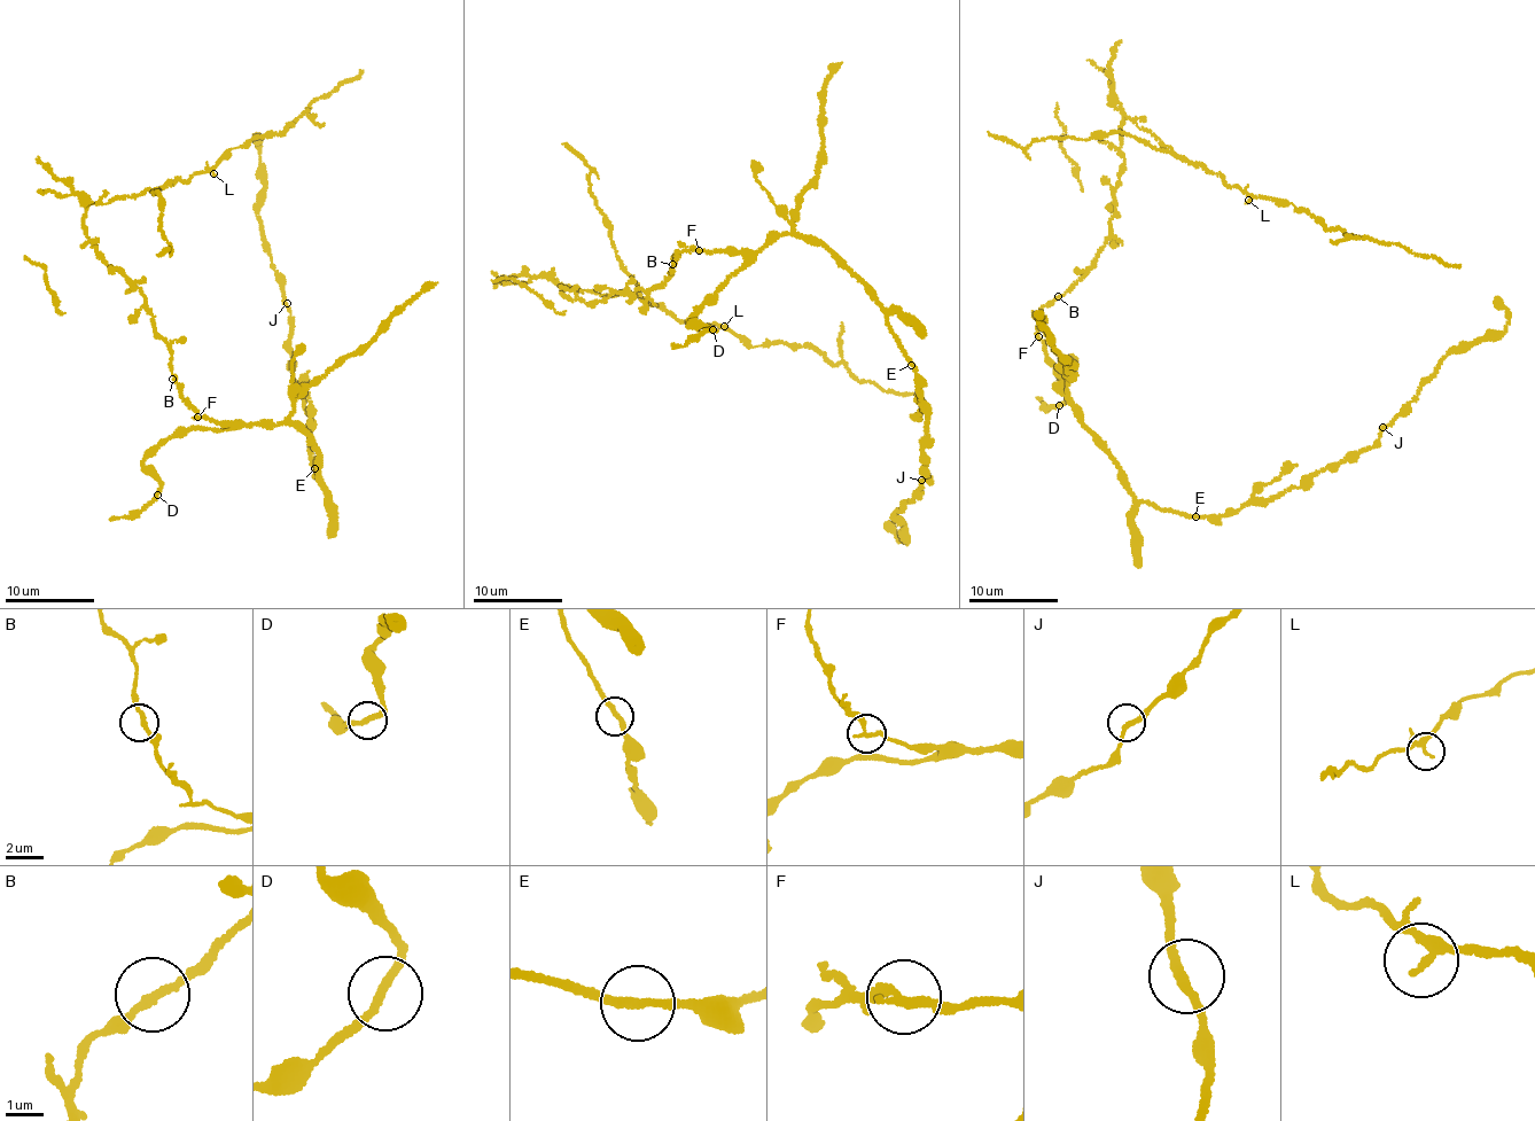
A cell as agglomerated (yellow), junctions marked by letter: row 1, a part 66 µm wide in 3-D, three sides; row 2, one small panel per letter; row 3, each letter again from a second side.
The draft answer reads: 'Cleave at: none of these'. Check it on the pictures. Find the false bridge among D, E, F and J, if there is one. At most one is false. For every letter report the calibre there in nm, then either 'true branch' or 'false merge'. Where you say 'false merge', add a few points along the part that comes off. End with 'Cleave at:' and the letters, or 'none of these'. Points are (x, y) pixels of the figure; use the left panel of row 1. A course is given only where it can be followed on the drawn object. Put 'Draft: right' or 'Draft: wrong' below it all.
D: calibre 240 nm; true branch
E: calibre 240 nm; true branch
F: calibre 240 nm; false merge; course (199, 417), (145, 296), (95, 249), (84, 225), (90, 204), (215, 168), (231, 148), (281, 132), (360, 70)
J: calibre 240 nm; true branch
Cleave at: F
Draft: wrong

